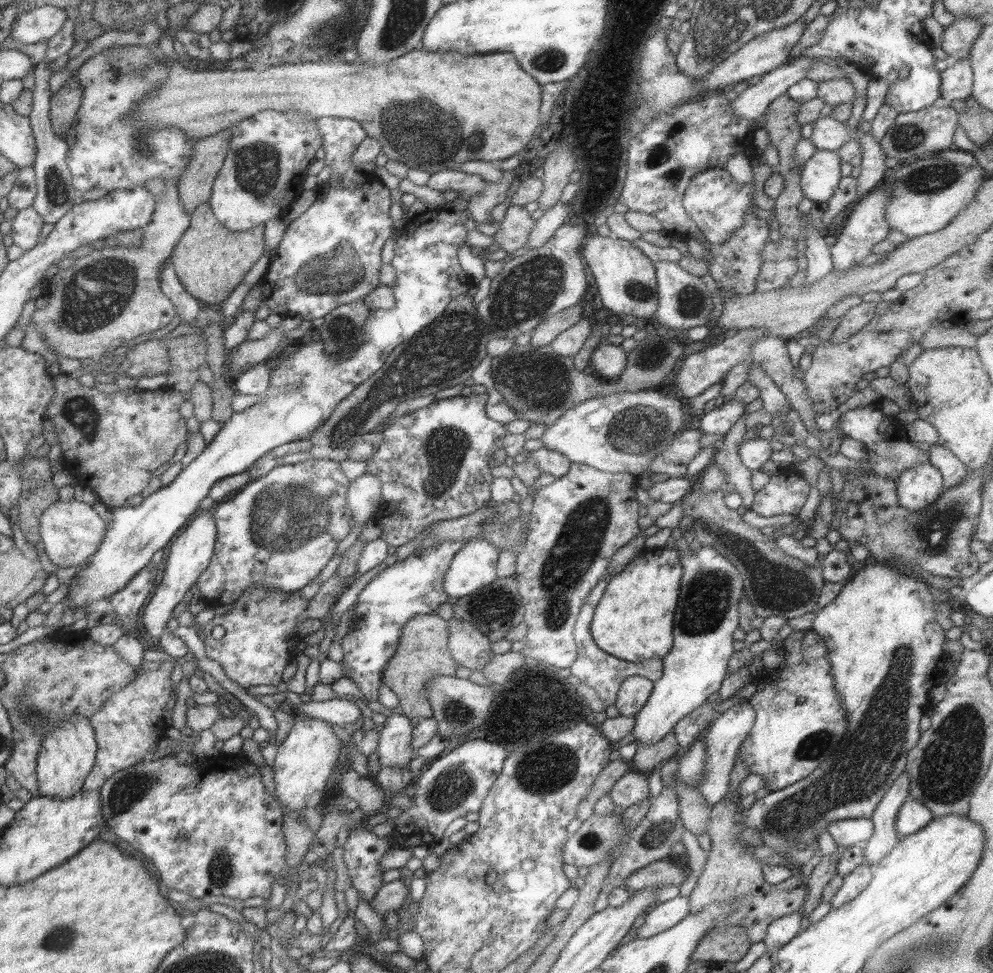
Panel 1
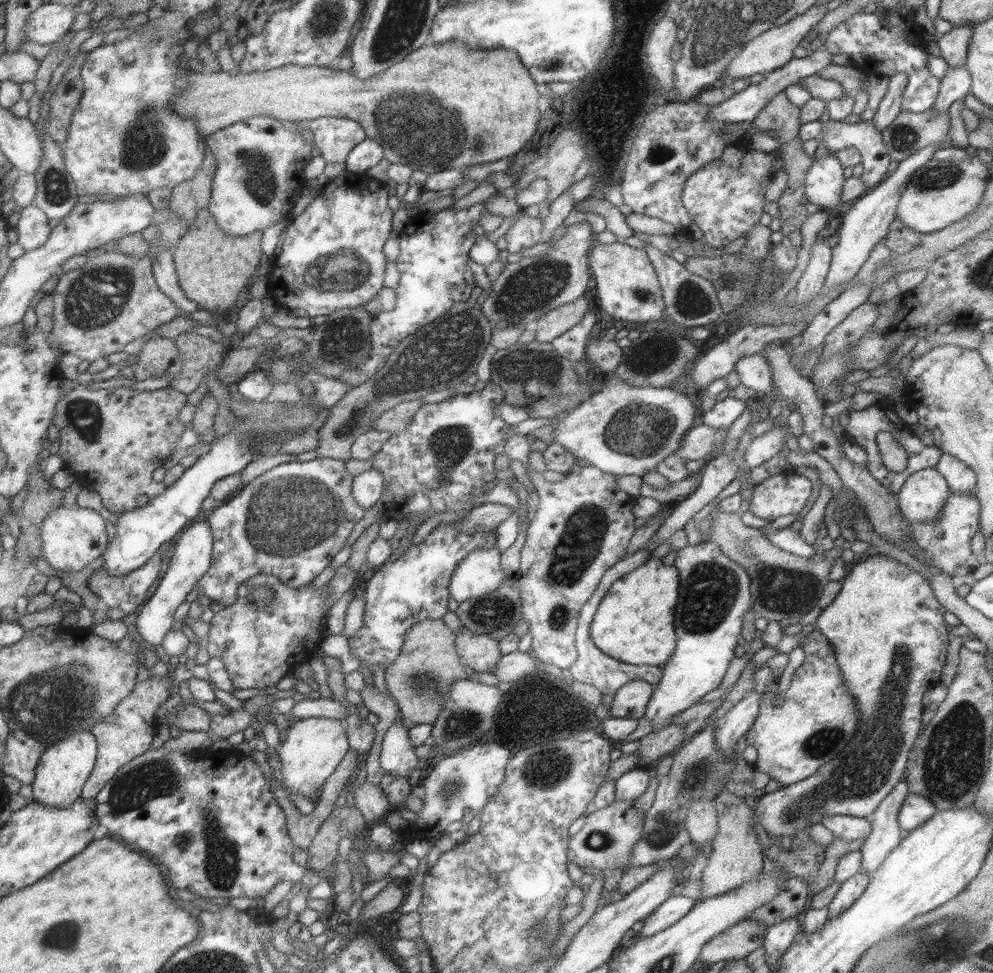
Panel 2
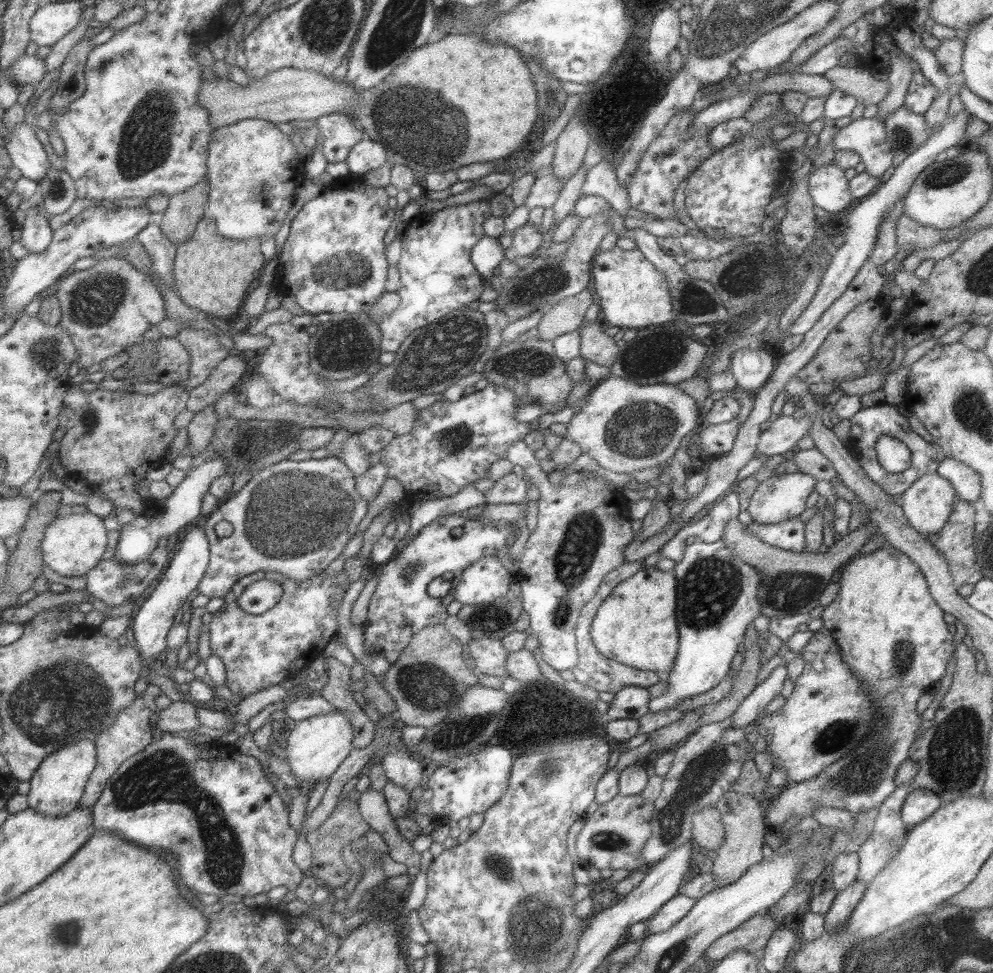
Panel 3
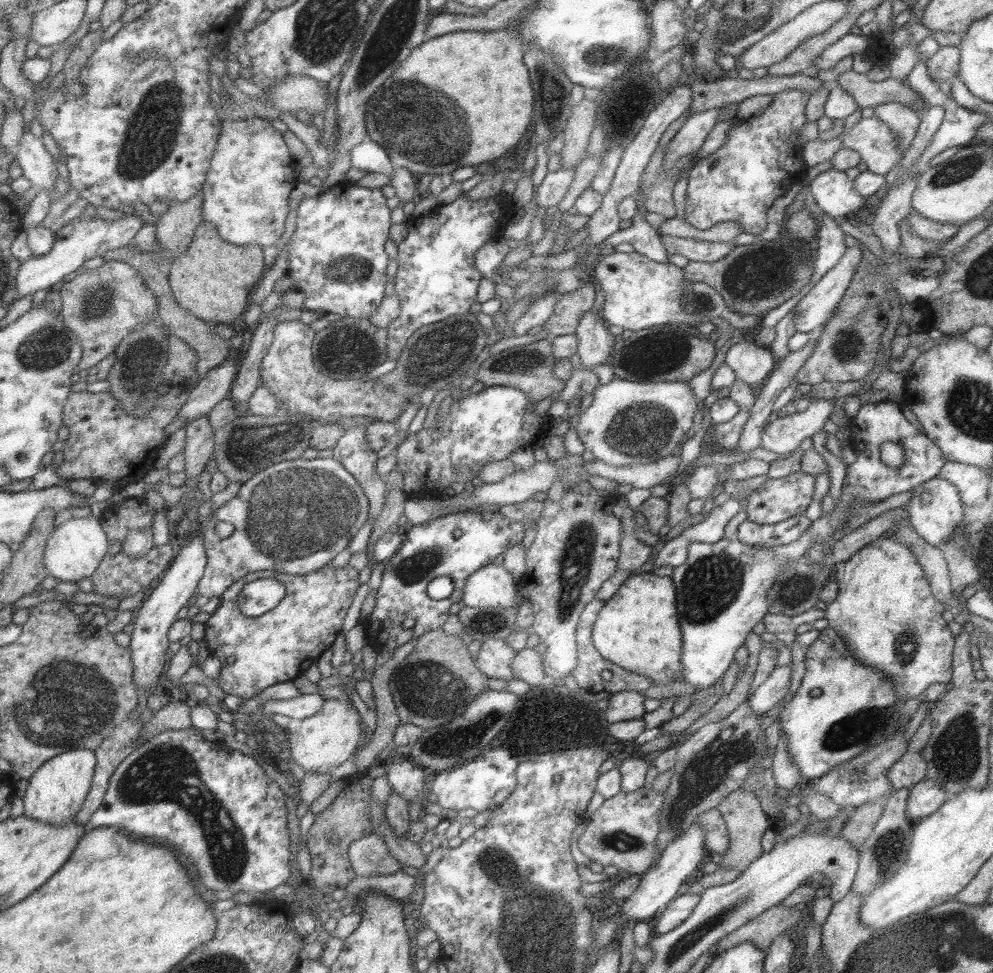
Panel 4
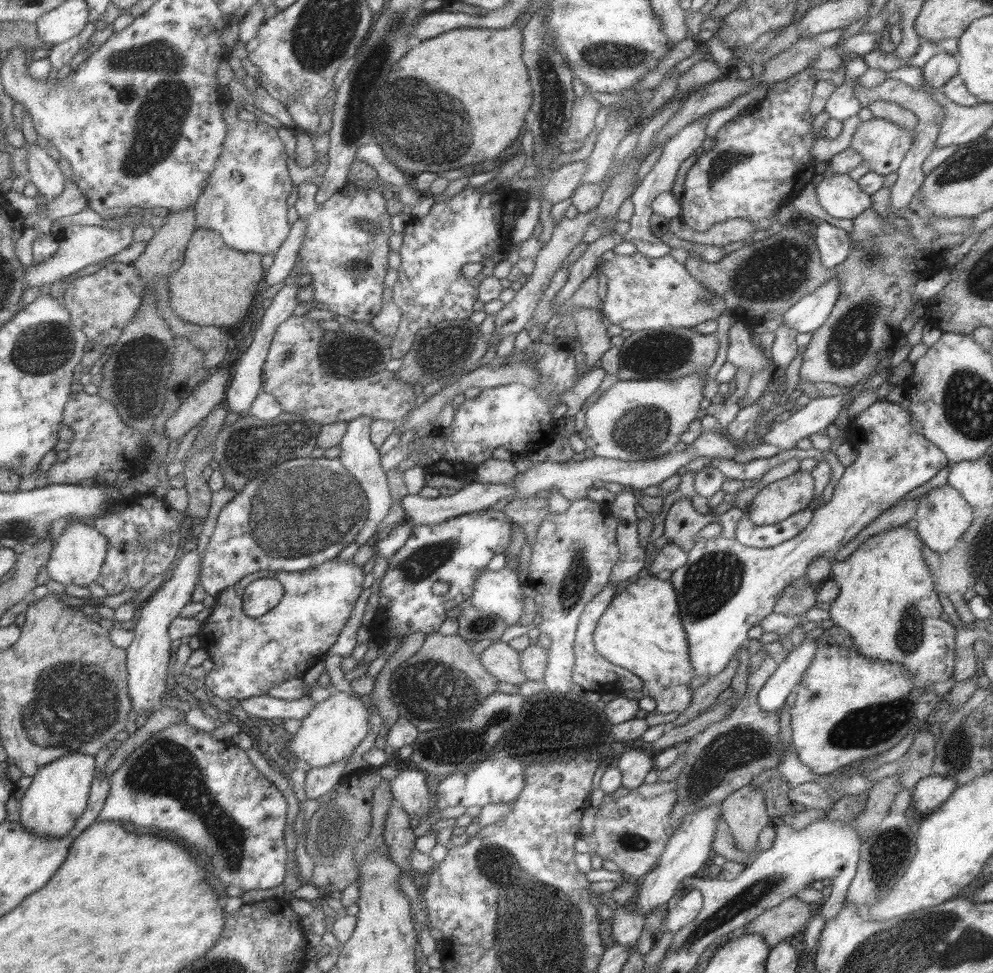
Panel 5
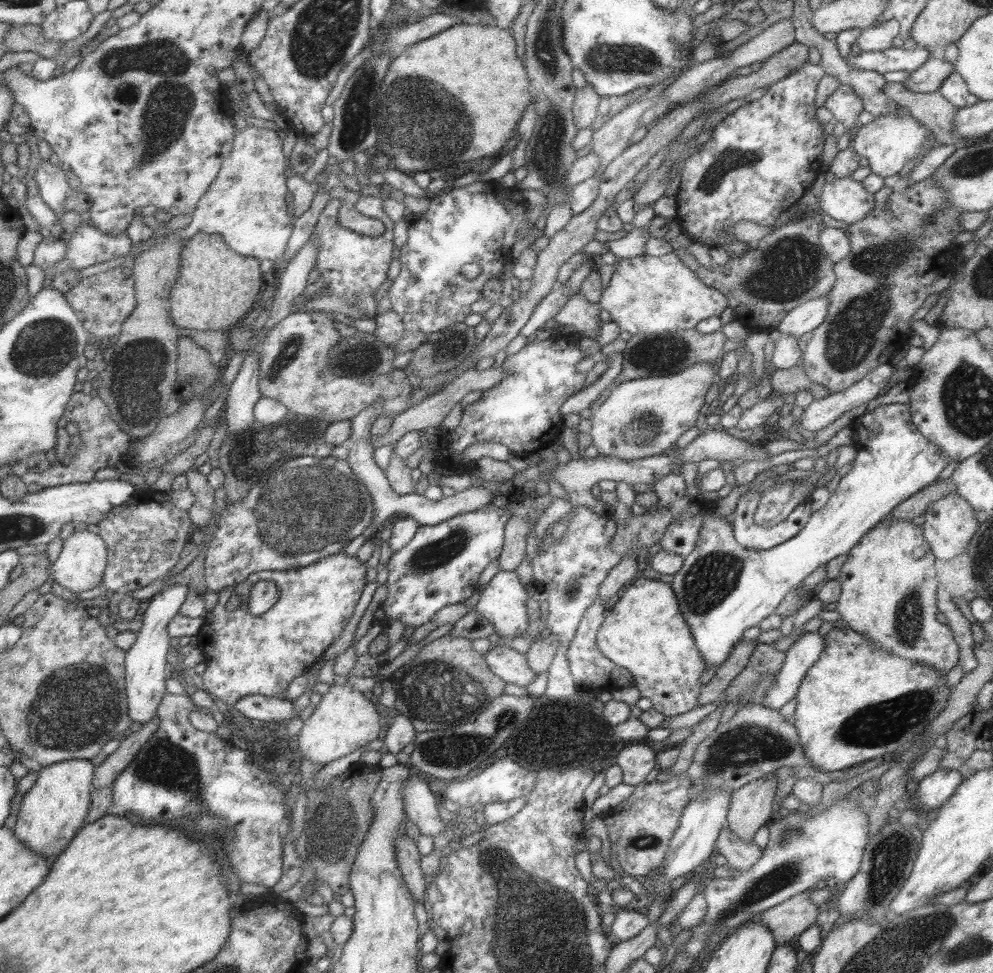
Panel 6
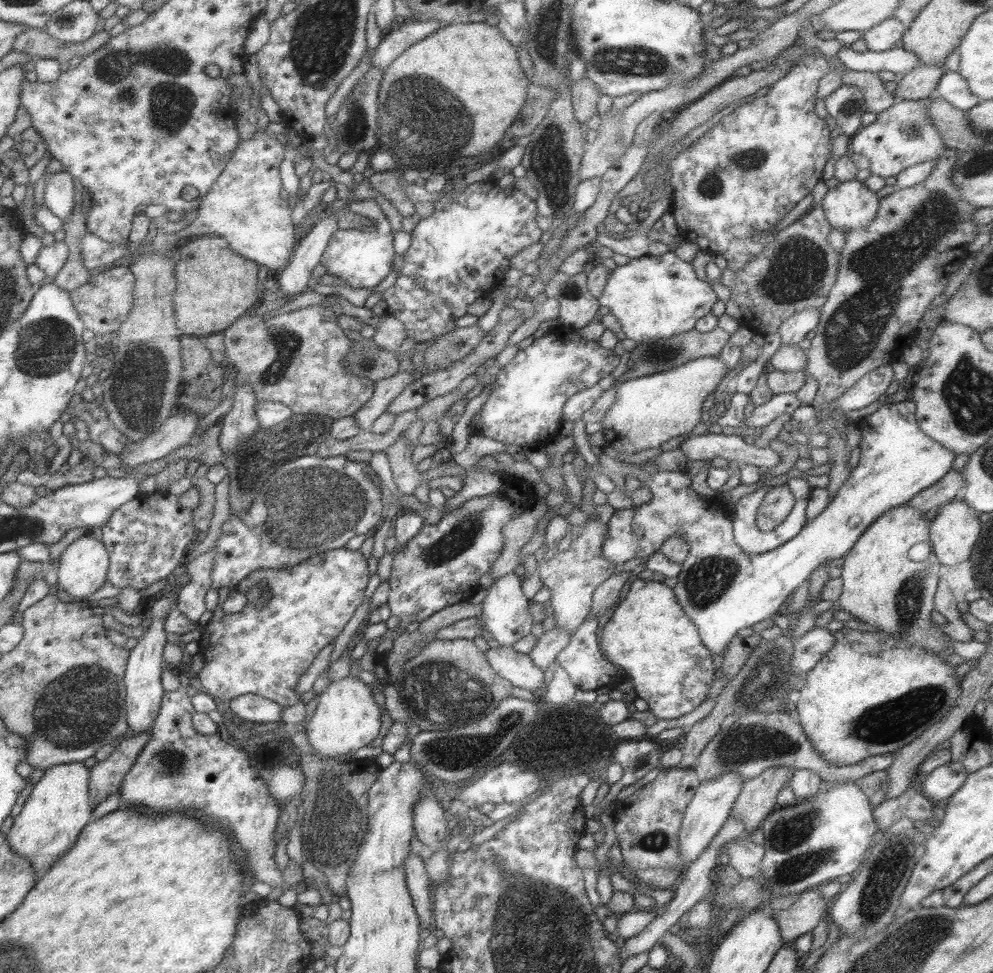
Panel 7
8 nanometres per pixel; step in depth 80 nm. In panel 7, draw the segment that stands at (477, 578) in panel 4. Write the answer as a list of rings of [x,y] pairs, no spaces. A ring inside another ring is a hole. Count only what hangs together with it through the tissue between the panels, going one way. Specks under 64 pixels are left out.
[[[510,573],[505,577],[493,581],[487,590],[485,599],[481,602],[481,615],[479,618],[484,623],[486,636],[495,639],[498,646],[512,646],[514,642],[530,633],[533,620],[529,614],[530,600],[521,592],[522,581],[515,574]]]

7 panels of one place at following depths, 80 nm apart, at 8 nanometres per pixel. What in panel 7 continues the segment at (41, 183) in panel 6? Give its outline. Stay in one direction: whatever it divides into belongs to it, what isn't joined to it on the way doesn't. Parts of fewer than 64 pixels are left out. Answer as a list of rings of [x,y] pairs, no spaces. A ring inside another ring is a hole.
[[[61,170],[43,177],[46,178],[43,206],[49,211],[50,216],[55,215],[63,221],[75,206],[72,176],[67,171]]]

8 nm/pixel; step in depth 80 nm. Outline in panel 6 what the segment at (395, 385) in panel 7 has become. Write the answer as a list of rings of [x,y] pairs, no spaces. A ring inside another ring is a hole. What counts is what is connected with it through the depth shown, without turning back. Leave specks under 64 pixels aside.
[[[379,401],[372,402],[370,405],[367,405],[365,409],[360,410],[353,418],[350,418],[351,434],[345,441],[345,447],[349,451],[345,460],[349,463],[350,469],[355,473],[355,476],[367,487],[374,506],[374,515],[371,520],[371,525],[365,528],[365,531],[361,534],[366,540],[379,530],[378,527],[382,525],[386,518],[390,518],[395,513],[407,516],[419,525],[434,526],[456,514],[475,510],[480,506],[486,505],[495,497],[493,489],[487,487],[486,484],[478,483],[454,495],[447,497],[442,496],[441,499],[437,501],[426,499],[423,495],[418,495],[414,492],[409,494],[396,493],[390,487],[386,474],[375,464],[372,457],[374,447],[371,446],[368,441],[371,425],[382,412],[383,409],[381,409]]]

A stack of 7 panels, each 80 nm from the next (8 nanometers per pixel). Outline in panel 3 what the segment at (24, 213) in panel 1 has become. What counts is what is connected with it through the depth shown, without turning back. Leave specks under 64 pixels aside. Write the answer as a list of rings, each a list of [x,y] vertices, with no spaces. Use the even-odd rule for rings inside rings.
[[[29,208],[25,219],[18,225],[21,230],[19,241],[27,252],[42,252],[51,242],[52,231],[48,219],[34,209]]]

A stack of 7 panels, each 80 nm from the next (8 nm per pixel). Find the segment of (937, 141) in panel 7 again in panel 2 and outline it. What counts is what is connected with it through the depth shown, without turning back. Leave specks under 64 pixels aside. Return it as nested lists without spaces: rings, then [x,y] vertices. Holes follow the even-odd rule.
[[[828,120],[821,123],[821,132],[816,138],[823,141],[831,153],[843,148],[856,148],[862,158],[862,174],[865,188],[879,185],[889,168],[890,156],[881,138],[881,132],[871,124],[871,120],[843,124]]]

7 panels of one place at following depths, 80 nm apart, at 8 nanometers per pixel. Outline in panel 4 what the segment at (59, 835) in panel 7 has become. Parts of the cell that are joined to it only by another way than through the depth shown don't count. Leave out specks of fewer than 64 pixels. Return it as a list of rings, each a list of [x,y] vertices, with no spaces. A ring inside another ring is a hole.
[[[73,748],[46,760],[29,778],[22,798],[23,815],[51,826],[63,826],[74,820],[91,786],[96,765],[93,750]]]

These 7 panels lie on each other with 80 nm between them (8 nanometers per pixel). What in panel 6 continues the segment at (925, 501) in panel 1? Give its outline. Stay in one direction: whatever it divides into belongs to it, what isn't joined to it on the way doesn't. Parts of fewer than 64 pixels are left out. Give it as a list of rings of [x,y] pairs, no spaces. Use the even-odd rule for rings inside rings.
[[[950,492],[943,496],[943,498],[938,498],[935,502],[929,504],[925,512],[921,514],[925,518],[921,525],[921,534],[923,540],[925,540],[928,554],[935,559],[945,561],[961,555],[963,549],[969,545],[969,541],[971,541],[973,534],[977,531],[976,512],[956,492]]]

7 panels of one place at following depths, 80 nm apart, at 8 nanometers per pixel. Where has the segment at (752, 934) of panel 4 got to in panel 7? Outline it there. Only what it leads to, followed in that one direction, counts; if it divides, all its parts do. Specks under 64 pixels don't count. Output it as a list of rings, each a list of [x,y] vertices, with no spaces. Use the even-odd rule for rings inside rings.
[[[819,886],[817,888],[807,889],[800,893],[799,898],[793,901],[791,906],[787,906],[785,910],[771,910],[771,914],[777,921],[781,938],[785,944],[790,945],[798,936],[811,932],[821,920],[822,916],[828,910],[830,900],[821,896]]]

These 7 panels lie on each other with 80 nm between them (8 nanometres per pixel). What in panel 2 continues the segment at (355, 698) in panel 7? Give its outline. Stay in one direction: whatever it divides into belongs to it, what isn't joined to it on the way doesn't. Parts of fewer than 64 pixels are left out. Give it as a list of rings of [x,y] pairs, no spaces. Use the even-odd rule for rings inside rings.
[[[309,717],[292,720],[288,727],[287,736],[283,743],[279,743],[276,754],[281,760],[282,790],[301,794],[303,798],[315,801],[319,797],[322,784],[342,761],[343,756],[350,749],[345,725],[342,720],[332,718]]]

